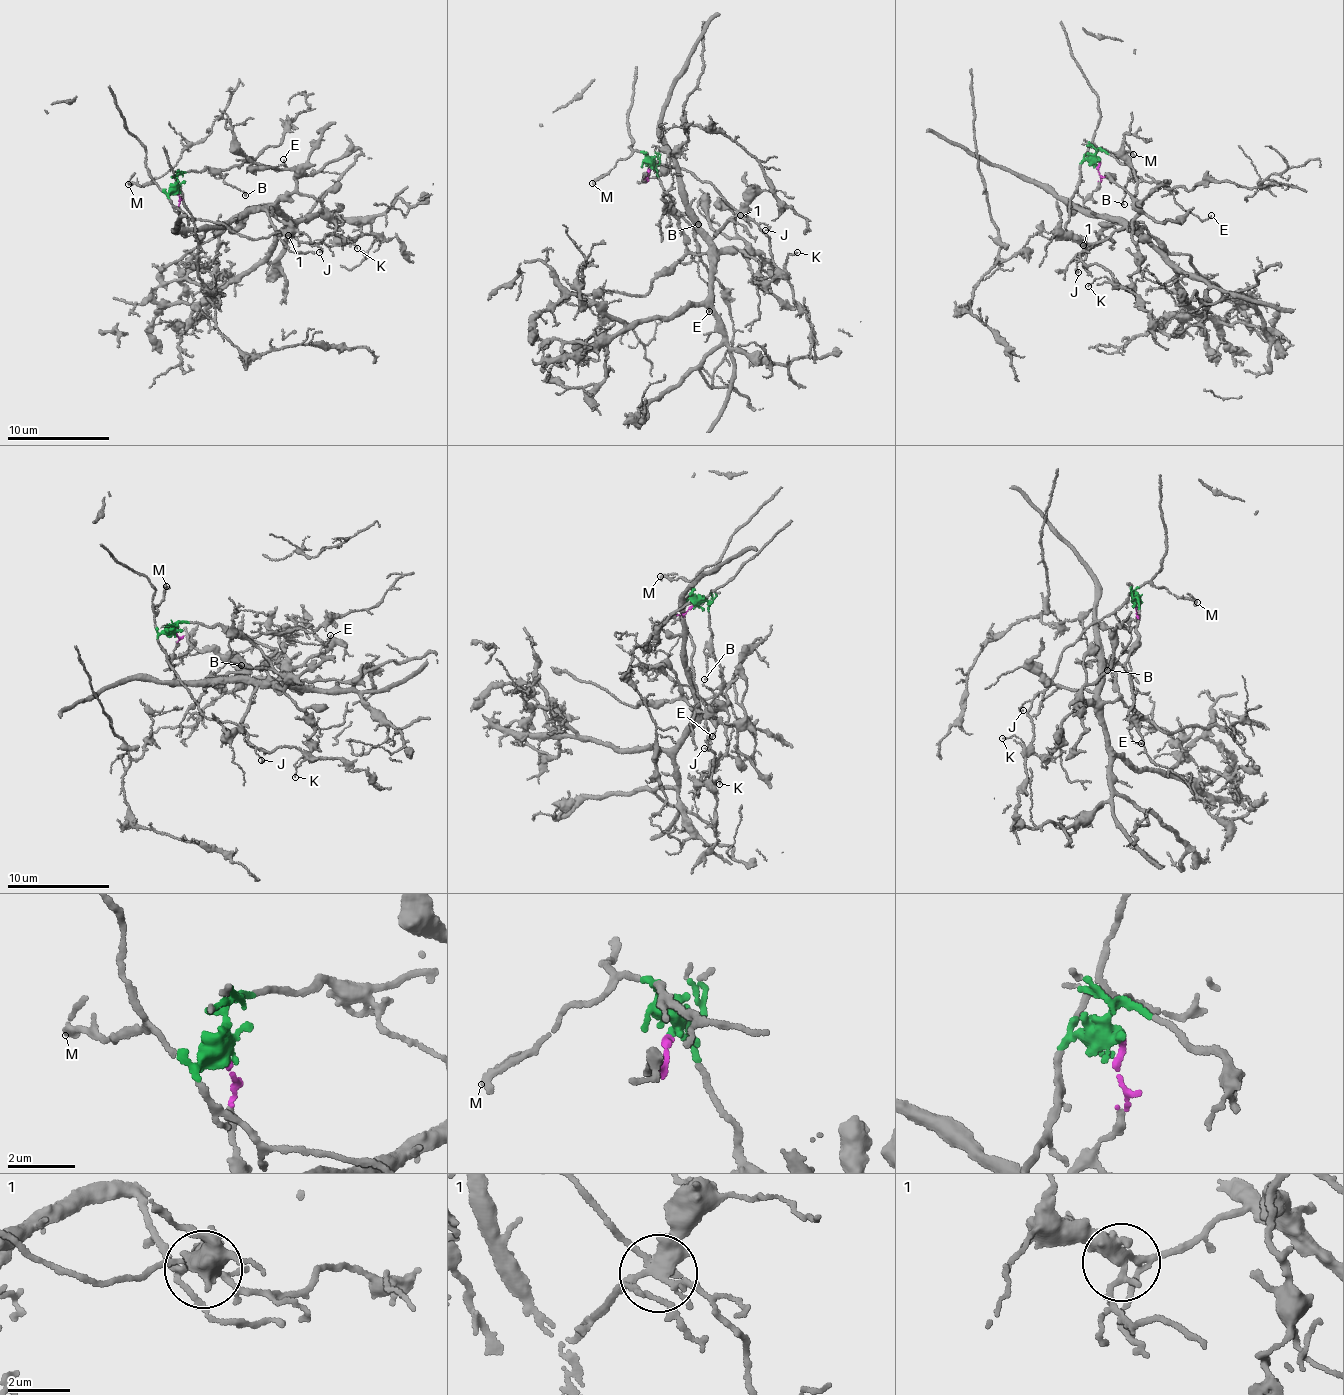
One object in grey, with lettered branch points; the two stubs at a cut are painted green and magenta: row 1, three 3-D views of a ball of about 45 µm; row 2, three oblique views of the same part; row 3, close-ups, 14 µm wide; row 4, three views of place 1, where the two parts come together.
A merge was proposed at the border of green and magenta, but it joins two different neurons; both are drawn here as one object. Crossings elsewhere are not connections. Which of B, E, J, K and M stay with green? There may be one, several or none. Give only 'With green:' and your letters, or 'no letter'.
With green: B, E, J, K, M

